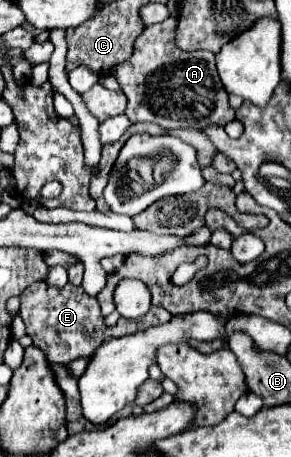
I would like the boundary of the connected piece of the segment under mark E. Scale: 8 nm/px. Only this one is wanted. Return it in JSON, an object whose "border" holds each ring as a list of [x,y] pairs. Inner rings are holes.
{"border":[[[39,281],[29,285],[19,295],[19,299],[21,299],[19,315],[23,317],[27,335],[33,339],[33,345],[45,351],[49,363],[55,363],[55,365],[67,365],[79,357],[89,357],[103,341],[111,337],[123,337],[135,331],[145,331],[147,327],[165,325],[167,321],[173,319],[173,315],[167,313],[167,309],[151,307],[149,313],[139,317],[139,321],[127,321],[125,317],[119,317],[119,323],[115,327],[107,327],[97,299],[87,295],[83,287],[75,287],[71,283],[57,289]]]}

